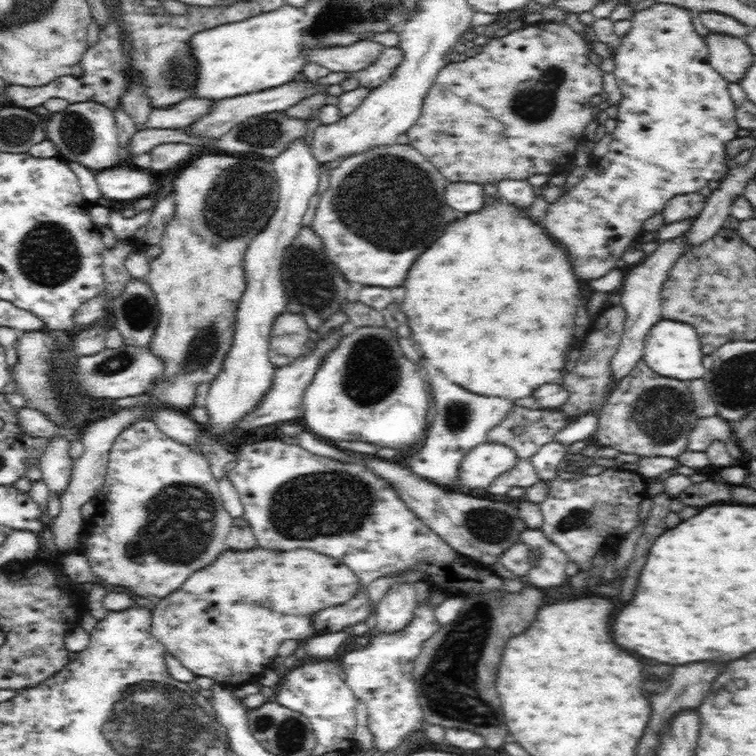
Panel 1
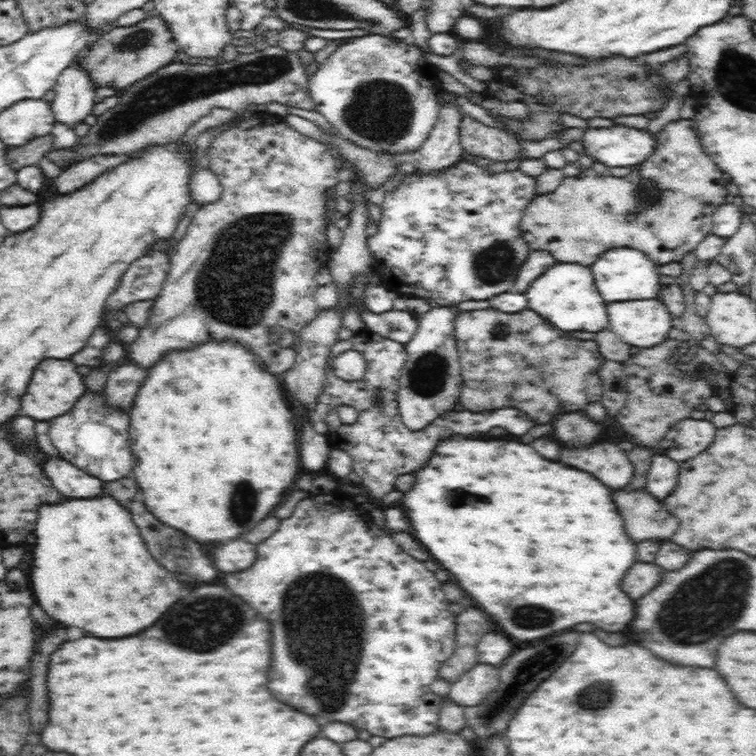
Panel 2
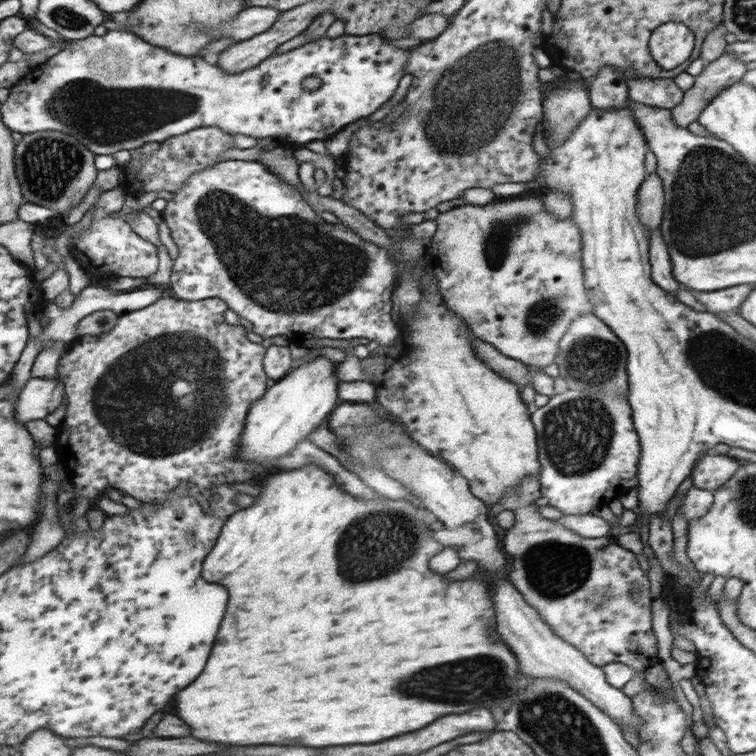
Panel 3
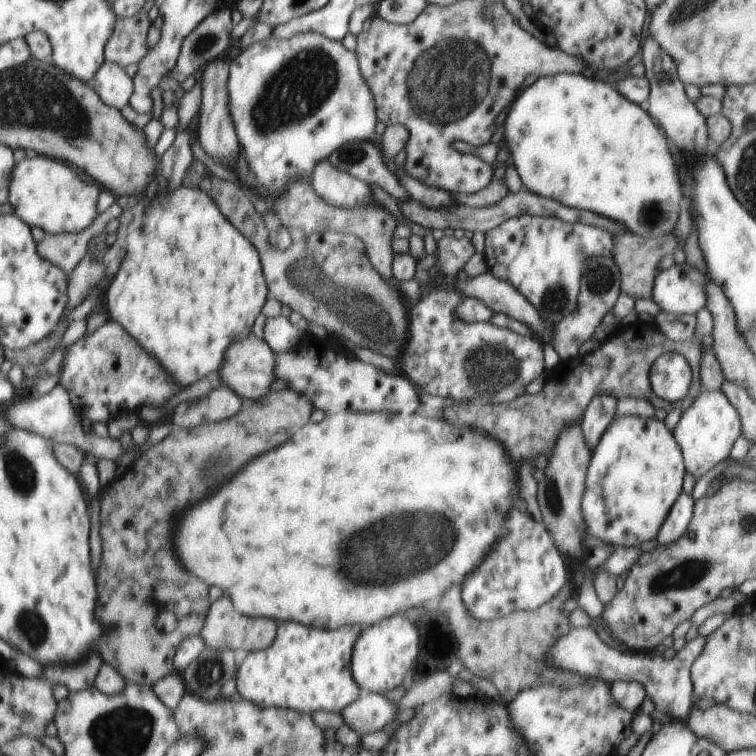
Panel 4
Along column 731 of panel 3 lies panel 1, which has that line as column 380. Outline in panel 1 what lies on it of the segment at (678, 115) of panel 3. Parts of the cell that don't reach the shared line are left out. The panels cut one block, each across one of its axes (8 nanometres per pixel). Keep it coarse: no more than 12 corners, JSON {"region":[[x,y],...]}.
{"region":[[384,47],[370,66],[354,73],[368,91],[380,87],[401,62],[397,47]]}

